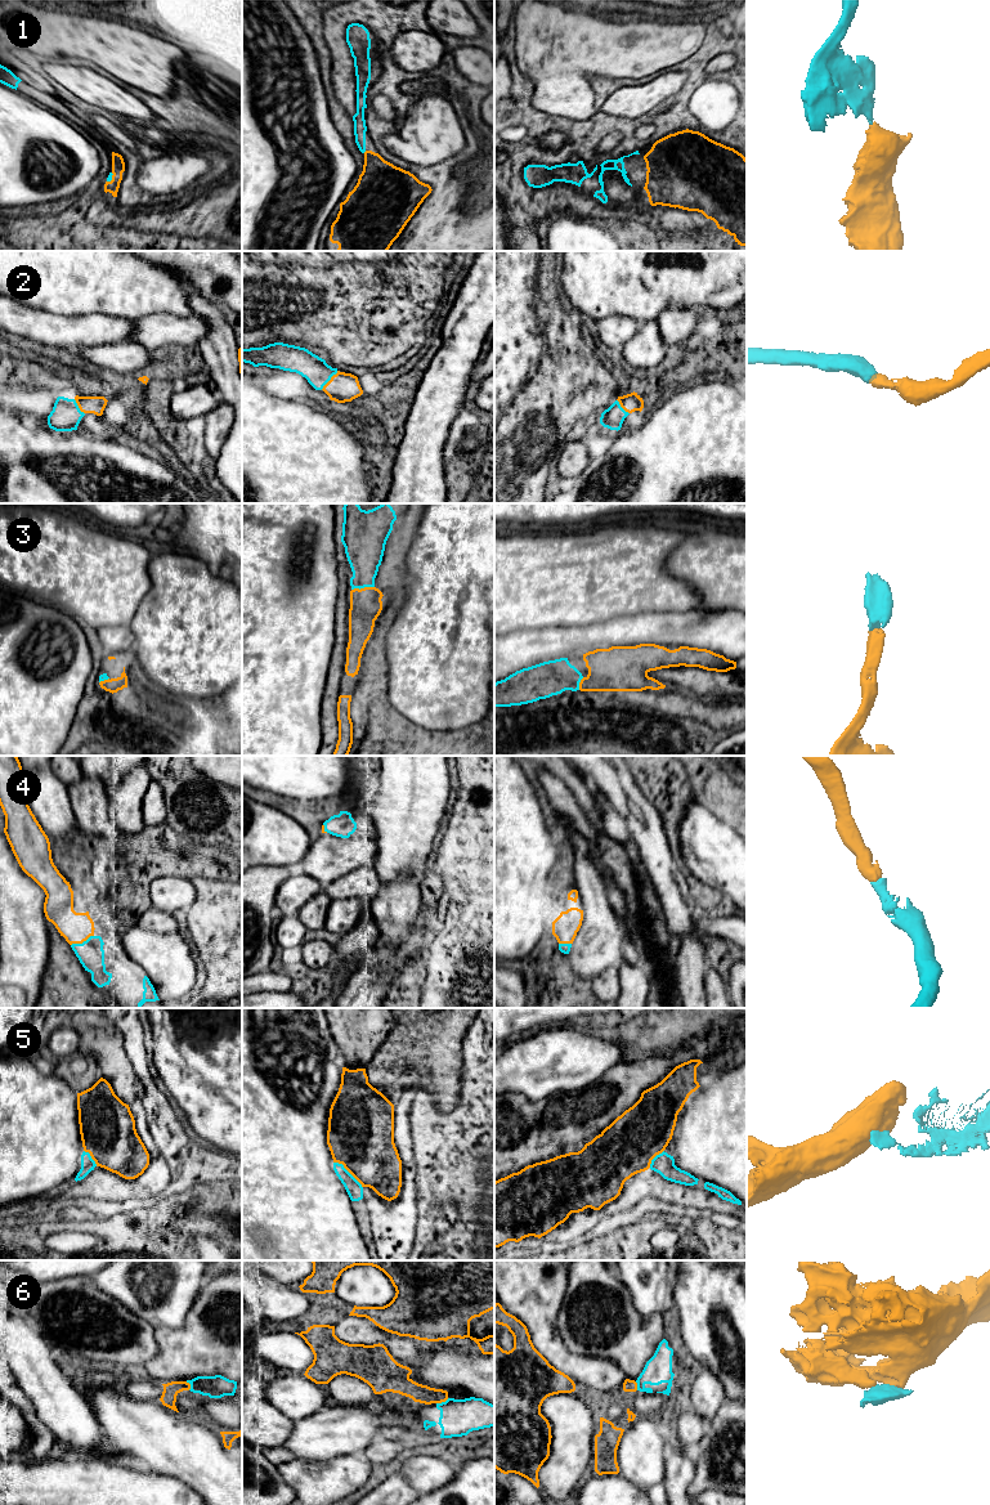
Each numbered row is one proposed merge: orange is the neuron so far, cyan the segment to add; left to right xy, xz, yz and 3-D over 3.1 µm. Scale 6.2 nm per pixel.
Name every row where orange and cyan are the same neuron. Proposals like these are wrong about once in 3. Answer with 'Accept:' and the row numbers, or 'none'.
Accept: 1, 2, 3, 4, 5

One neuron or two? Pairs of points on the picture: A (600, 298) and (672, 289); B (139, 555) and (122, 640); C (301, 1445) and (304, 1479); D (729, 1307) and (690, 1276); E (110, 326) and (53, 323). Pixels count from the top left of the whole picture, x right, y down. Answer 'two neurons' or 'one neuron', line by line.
A: one neuron
B: two neurons
C: two neurons
D: one neuron
E: one neuron

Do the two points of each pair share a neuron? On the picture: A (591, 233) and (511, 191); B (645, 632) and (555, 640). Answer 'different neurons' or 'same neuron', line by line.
A: different neurons
B: same neuron

